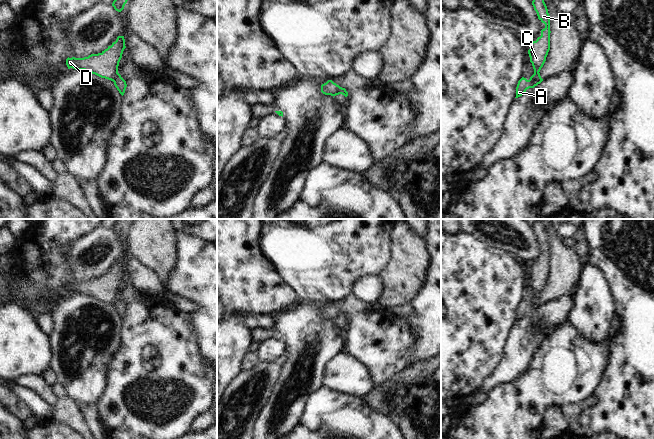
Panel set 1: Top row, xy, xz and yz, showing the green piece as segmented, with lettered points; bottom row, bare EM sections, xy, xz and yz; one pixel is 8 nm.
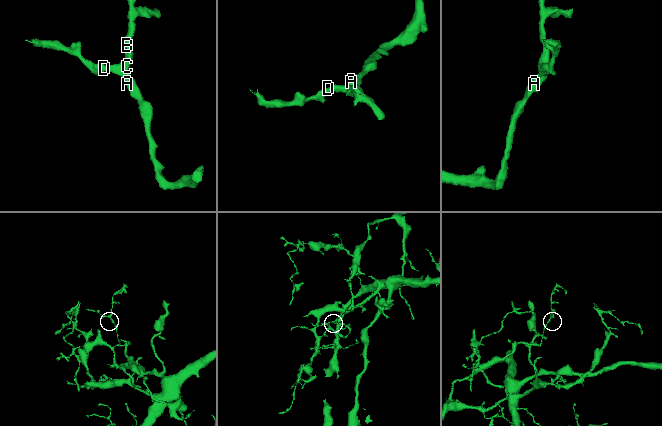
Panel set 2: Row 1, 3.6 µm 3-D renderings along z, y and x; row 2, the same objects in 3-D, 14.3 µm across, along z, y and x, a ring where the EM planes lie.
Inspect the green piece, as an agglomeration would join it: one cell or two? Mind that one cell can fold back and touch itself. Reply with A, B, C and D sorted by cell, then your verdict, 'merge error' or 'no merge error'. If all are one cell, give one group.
A / B C D | merge error

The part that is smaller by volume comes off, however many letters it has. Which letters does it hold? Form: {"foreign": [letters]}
{"foreign": ["B", "C", "D"]}

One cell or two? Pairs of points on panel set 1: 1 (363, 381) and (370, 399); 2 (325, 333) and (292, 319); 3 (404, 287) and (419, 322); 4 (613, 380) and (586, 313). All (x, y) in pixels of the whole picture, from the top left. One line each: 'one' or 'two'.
1: two
2: one
3: two
4: two

